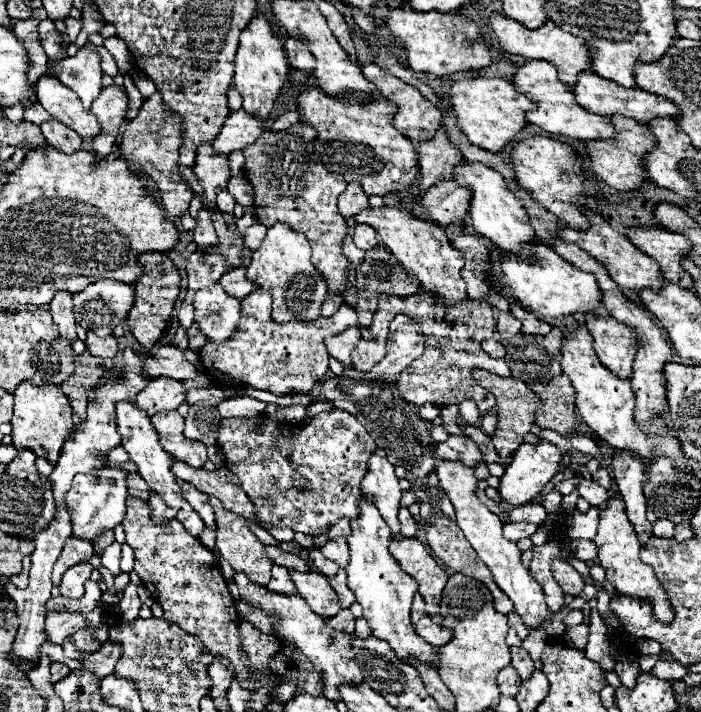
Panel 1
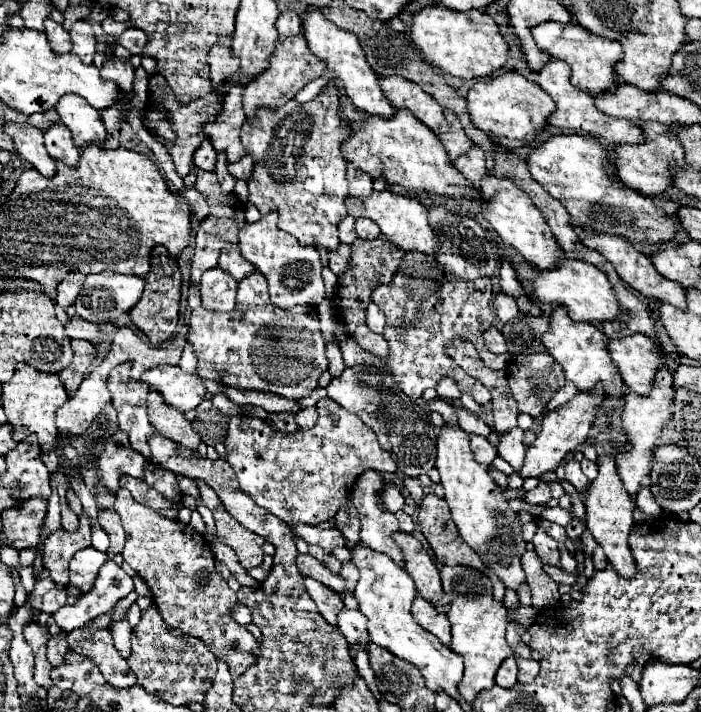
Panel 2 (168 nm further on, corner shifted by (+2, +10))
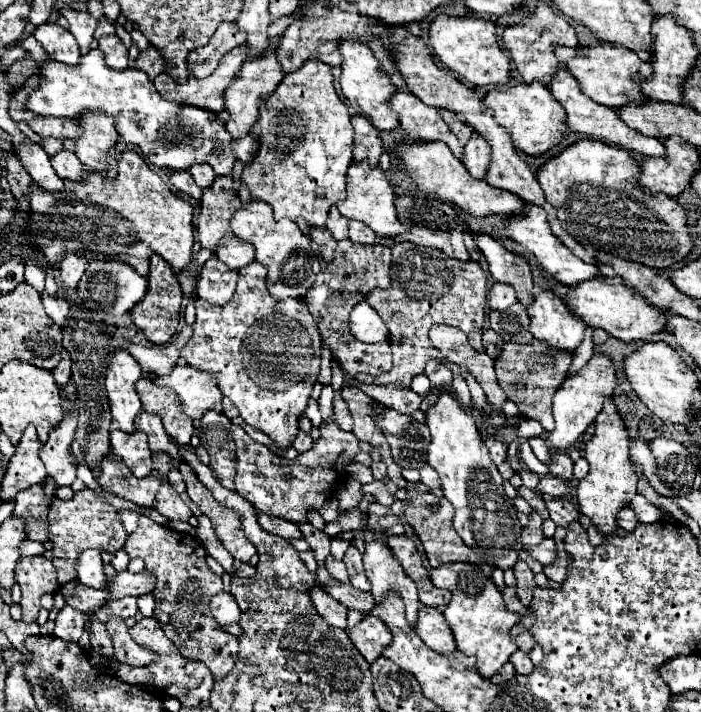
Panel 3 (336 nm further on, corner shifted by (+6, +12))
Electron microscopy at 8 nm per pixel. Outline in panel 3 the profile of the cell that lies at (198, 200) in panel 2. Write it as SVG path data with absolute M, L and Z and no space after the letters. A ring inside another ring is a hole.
M174 172L174 174L170 174L170 182L172 182L174 188L178 188L182 194L188 194L194 200L198 200L202 196L202 190L194 184L194 180L192 180L192 176L188 172Z

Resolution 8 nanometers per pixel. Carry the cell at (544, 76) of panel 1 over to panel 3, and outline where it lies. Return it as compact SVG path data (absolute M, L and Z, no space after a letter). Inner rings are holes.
M558 70L554 74L554 80L550 84L550 92L552 96L564 106L566 114L568 114L568 128L572 132L580 132L580 134L586 134L594 140L600 140L600 142L606 142L606 144L612 144L612 146L622 146L626 150L632 150L632 152L638 152L642 156L666 156L666 148L662 146L660 140L654 140L654 138L648 138L648 136L642 136L640 132L628 128L622 118L618 116L618 112L610 110L610 108L602 108L600 104L594 104L578 86L576 78L568 72L568 70Z

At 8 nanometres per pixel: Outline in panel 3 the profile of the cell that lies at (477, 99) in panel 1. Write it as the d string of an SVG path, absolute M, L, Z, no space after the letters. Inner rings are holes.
M516 84L504 86L506 90L492 90L484 96L484 104L494 112L494 120L508 130L514 146L530 156L542 156L550 152L554 146L562 142L564 136L570 134L566 126L566 112L558 100L550 94L550 90L540 84Z

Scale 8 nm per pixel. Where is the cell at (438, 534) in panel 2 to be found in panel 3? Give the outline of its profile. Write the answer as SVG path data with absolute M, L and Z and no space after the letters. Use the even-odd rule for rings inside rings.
M420 492L406 502L404 520L414 528L416 536L420 538L432 568L438 568L440 564L448 564L448 562L478 562L476 552L468 548L462 542L462 538L454 532L452 518L454 518L454 508L450 506L450 502L446 498L436 498L430 492Z

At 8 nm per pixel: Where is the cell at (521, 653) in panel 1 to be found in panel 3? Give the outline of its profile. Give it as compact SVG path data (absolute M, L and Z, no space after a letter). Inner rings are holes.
M516 624L516 626L512 628L510 634L512 634L512 638L514 638L514 642L518 644L520 650L524 650L524 652L530 652L530 650L532 650L532 646L534 646L534 638L532 638L532 634L530 634L530 630L528 630L526 626Z

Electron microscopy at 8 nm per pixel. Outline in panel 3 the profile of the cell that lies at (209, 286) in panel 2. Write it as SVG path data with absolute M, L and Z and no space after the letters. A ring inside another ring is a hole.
M212 256L202 266L196 294L198 298L208 300L210 304L216 304L216 306L226 304L236 290L236 280L238 280L238 270L228 268L224 262Z

